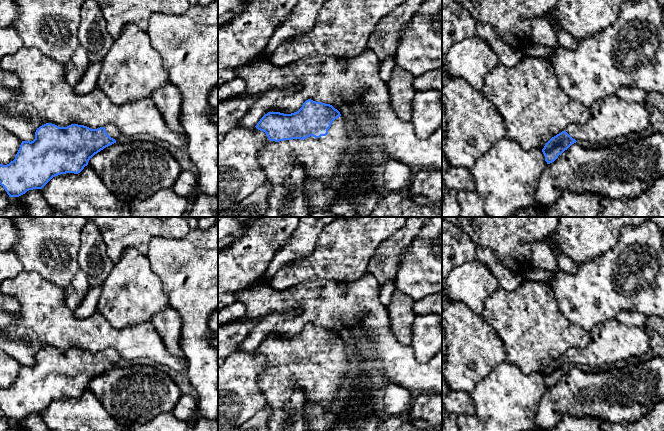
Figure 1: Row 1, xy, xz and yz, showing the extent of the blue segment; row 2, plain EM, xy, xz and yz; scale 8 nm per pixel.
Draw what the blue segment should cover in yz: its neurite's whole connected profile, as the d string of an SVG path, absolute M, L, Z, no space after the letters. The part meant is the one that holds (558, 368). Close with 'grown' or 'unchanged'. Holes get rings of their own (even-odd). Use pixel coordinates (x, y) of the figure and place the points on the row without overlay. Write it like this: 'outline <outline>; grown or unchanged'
outline M610 319L595 326L589 333L590 342L585 348L570 348L545 368L542 376L547 388L554 386L577 365L589 365L598 370L603 365L630 362L650 355L648 337L643 328L628 327Z; grown

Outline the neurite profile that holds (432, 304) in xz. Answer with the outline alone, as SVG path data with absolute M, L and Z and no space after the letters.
M442 291L414 301L416 315L435 314L442 320Z

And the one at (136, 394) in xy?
M149 365L116 366L90 382L88 390L97 397L111 417L122 426L128 428L135 424L145 424L162 413L172 412L182 396L181 390L172 377Z

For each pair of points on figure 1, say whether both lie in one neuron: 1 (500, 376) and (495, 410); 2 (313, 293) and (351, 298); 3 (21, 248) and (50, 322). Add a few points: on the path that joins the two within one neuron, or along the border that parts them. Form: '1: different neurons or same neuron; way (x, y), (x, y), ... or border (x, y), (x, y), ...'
1: same neuron; way (500, 384), (500, 402)
2: same neuron; way (322, 295), (326, 298), (342, 298)
3: different neurons; border (24, 270), (35, 271), (50, 282)

